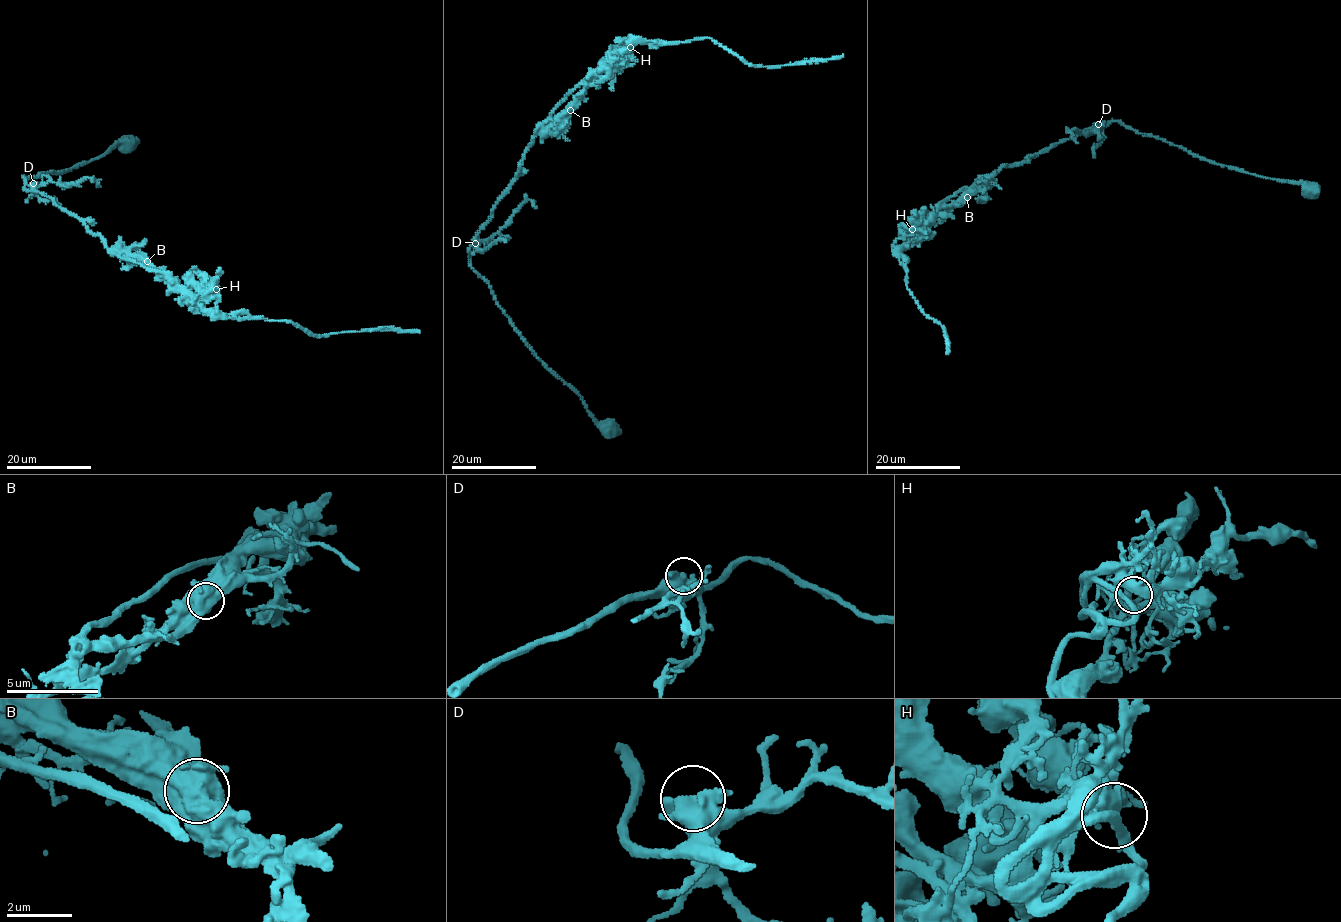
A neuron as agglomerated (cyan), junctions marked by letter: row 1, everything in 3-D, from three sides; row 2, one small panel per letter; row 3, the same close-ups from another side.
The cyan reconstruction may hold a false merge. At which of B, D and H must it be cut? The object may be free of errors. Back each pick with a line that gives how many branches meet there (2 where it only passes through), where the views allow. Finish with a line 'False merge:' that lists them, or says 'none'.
B: 4 branches meet
False merge: B

